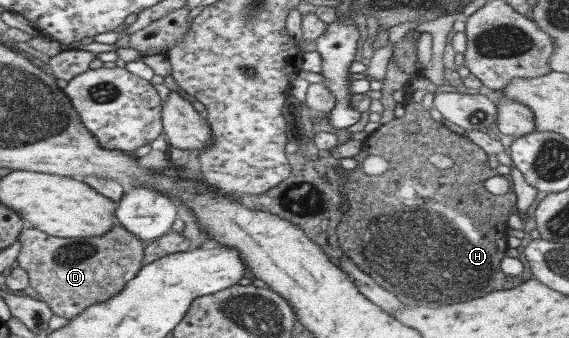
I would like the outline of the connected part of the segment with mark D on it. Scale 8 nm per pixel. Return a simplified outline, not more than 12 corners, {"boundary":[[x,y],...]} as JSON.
{"boundary":[[121,224],[101,237],[27,226],[16,260],[68,321],[123,292],[145,244]]}

